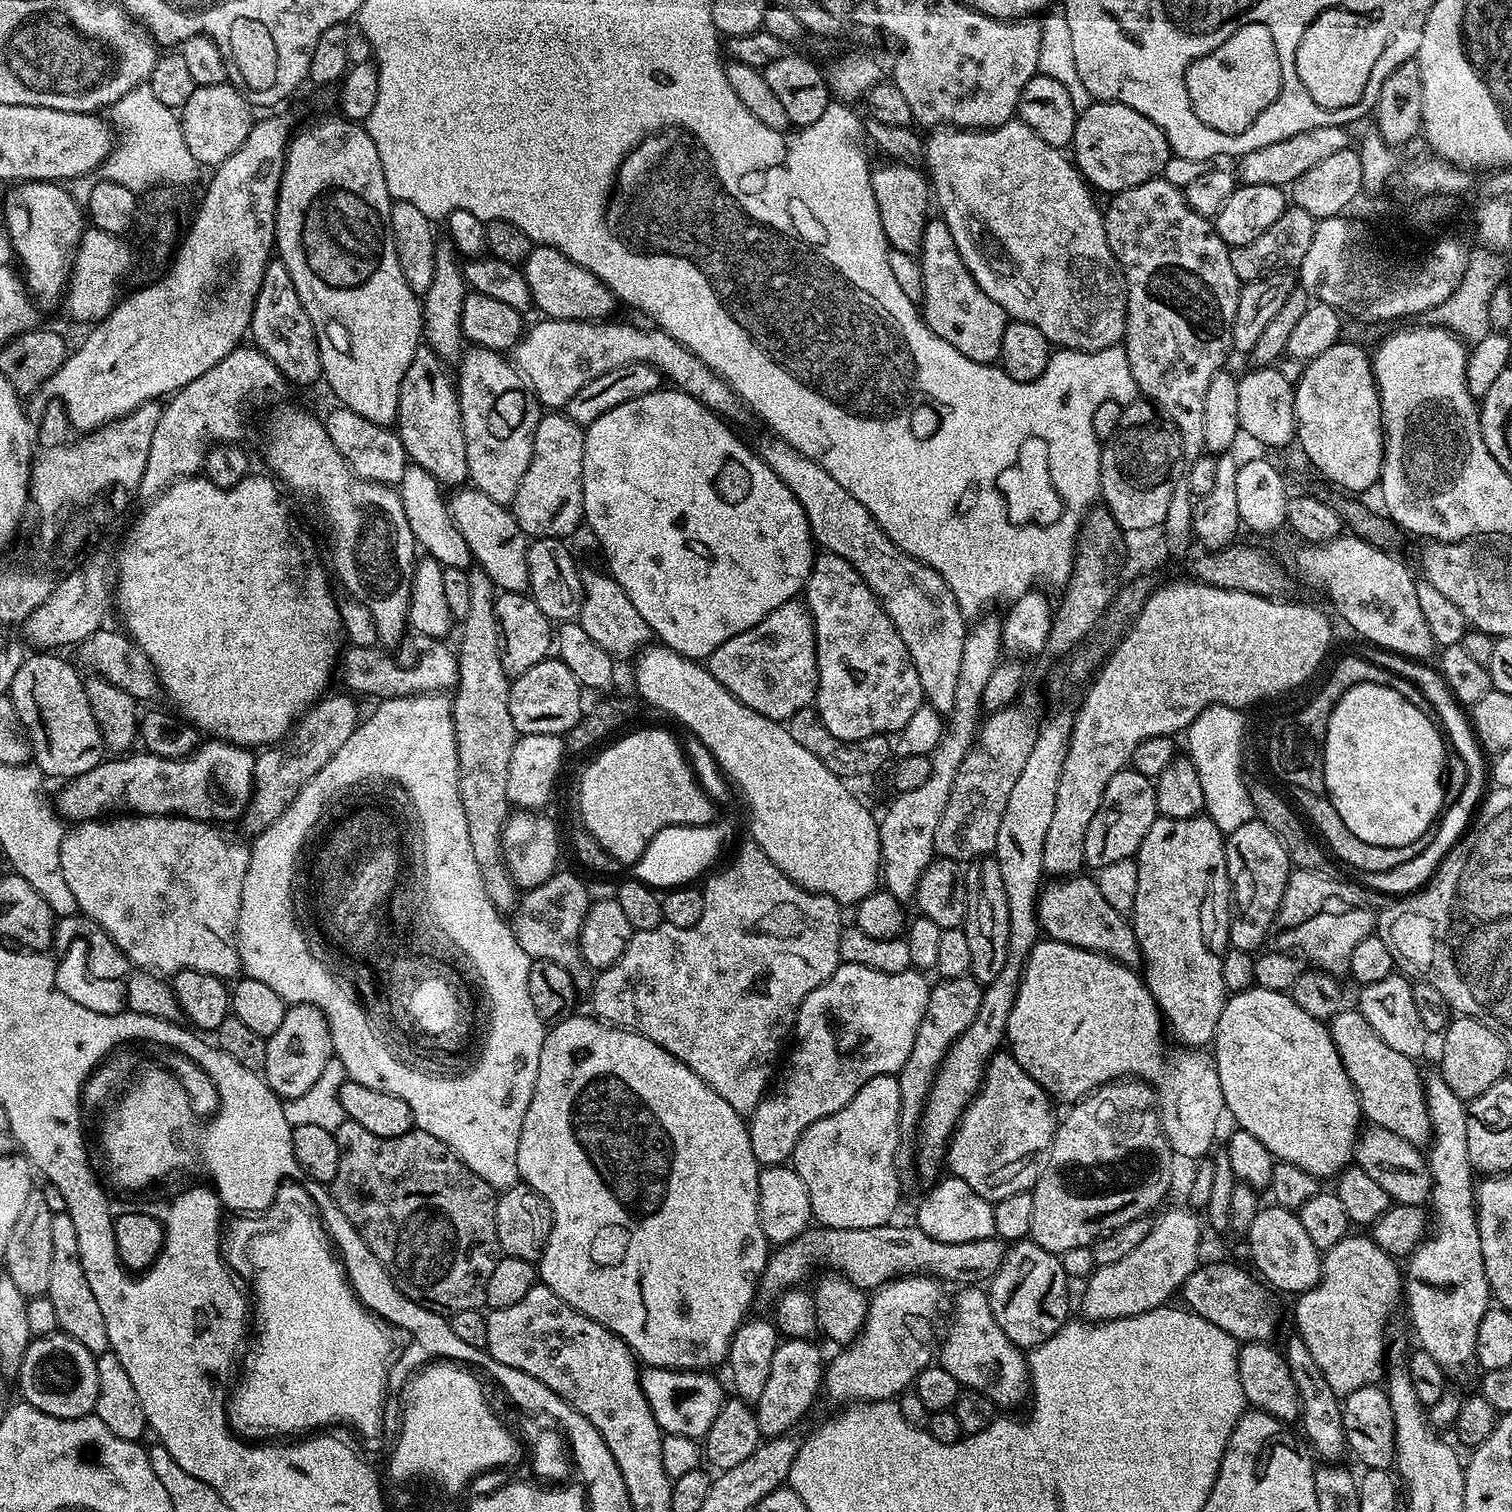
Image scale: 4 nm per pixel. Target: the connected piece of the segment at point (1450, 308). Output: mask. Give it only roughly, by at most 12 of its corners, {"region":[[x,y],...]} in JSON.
{"region":[[1472,252],[1462,282],[1430,313],[1465,342],[1493,331],[1491,302],[1508,272]]}

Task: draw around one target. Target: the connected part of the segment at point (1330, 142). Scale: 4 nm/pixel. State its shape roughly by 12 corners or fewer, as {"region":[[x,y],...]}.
{"region":[[1318,126],[1239,157],[1239,183],[1291,186],[1350,147]]}

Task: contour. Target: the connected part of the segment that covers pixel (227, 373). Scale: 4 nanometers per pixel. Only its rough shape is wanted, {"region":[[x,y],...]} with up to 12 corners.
{"region":[[255,346],[163,405],[139,495],[197,475],[243,441],[248,403],[285,387]]}

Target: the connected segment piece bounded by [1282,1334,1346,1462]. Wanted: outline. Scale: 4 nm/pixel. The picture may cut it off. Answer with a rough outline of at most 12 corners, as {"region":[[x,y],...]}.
{"region":[[1306,1342],[1283,1345],[1303,1439],[1321,1461],[1346,1452],[1341,1397]]}

